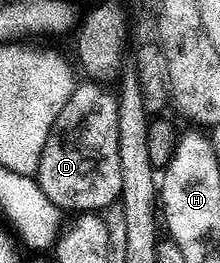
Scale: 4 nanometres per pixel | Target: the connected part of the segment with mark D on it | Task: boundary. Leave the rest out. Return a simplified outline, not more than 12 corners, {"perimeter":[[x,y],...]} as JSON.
{"perimeter":[[77,83],[38,158],[61,210],[117,203],[117,97]]}

